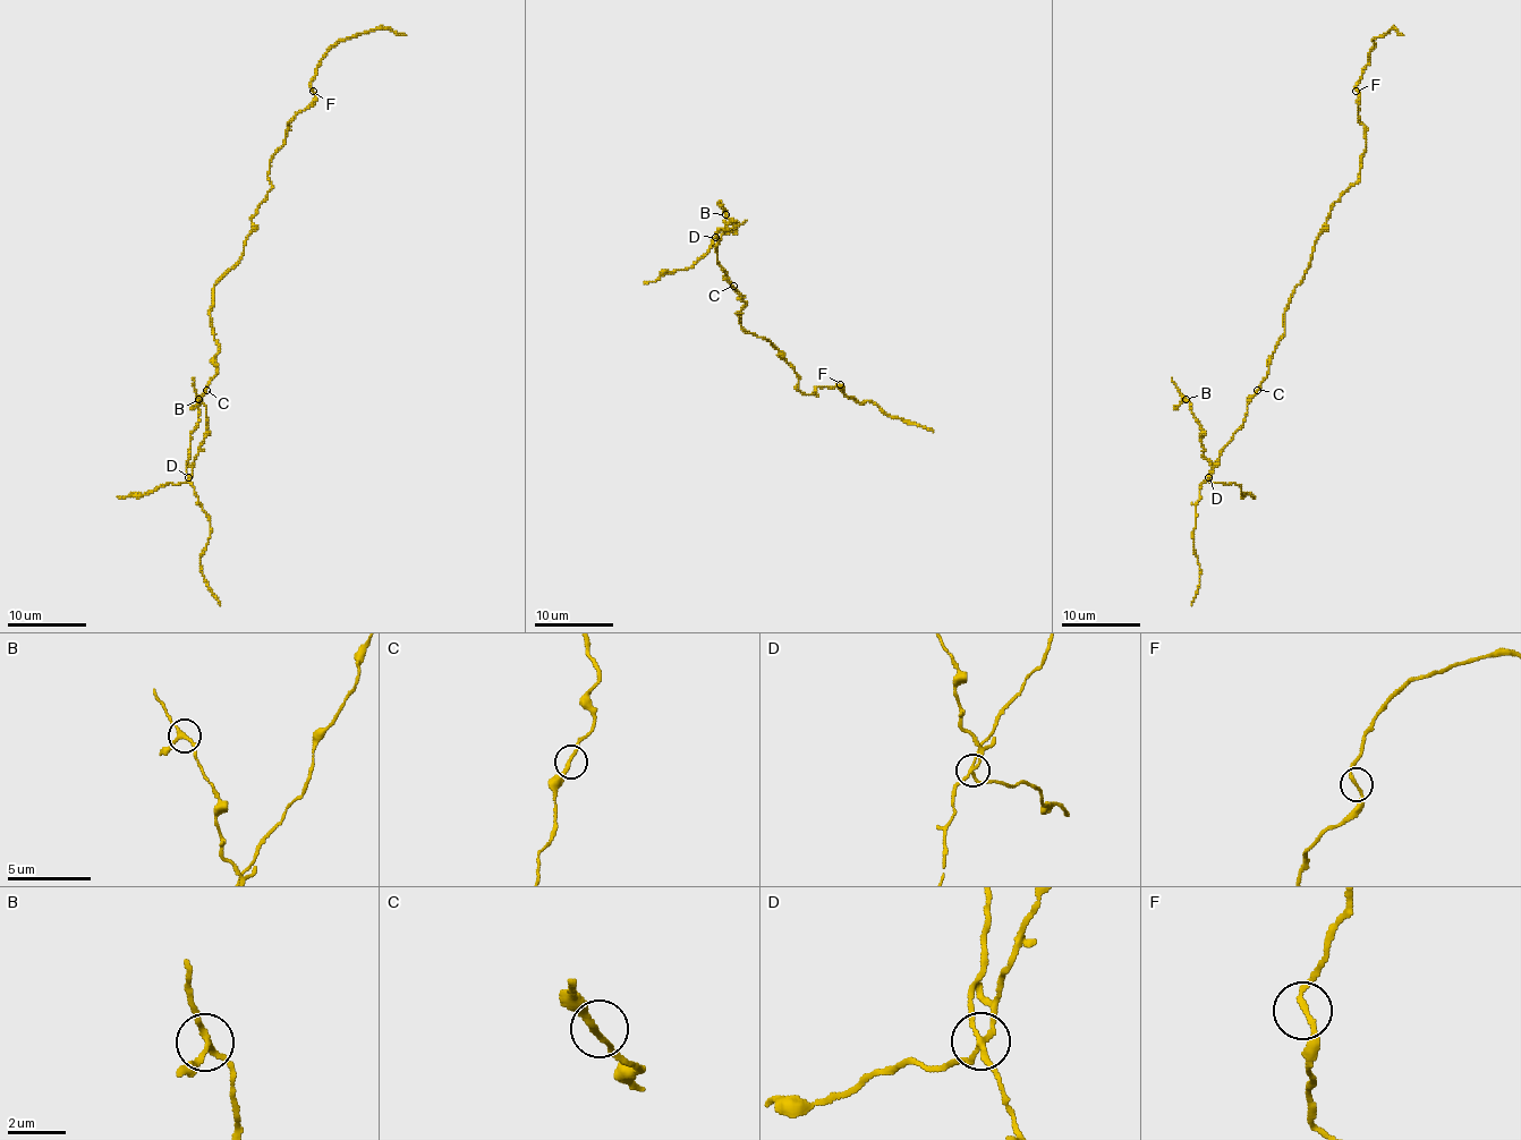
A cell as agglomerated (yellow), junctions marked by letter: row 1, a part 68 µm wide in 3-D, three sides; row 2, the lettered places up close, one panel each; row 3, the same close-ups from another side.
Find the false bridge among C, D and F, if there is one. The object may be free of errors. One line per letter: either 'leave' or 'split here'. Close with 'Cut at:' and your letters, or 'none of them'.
C: leave
D: split here
F: leave
Cut at: D

